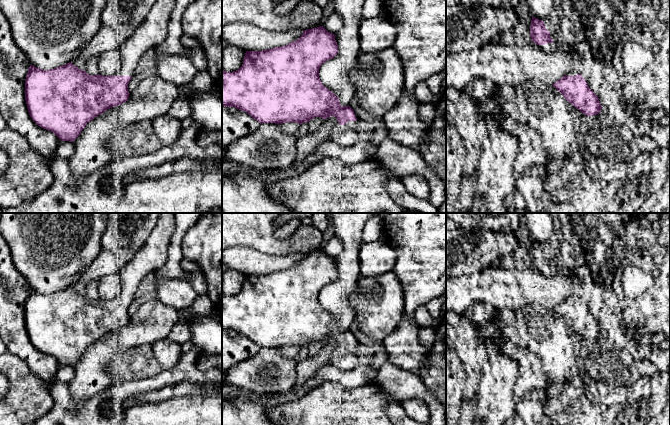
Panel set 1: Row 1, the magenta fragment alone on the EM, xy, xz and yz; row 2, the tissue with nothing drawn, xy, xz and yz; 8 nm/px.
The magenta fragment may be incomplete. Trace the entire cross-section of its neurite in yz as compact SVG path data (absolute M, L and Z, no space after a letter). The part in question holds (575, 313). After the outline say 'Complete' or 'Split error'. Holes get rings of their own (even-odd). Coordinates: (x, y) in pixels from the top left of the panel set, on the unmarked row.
M569 295L553 310L583 338L594 340L600 337L602 330L597 319L589 312L586 304L576 295Z. Split error

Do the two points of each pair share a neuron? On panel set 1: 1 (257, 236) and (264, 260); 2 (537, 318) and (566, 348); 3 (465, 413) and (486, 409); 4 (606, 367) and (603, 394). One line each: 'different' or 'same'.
1: different
2: same
3: different
4: same

